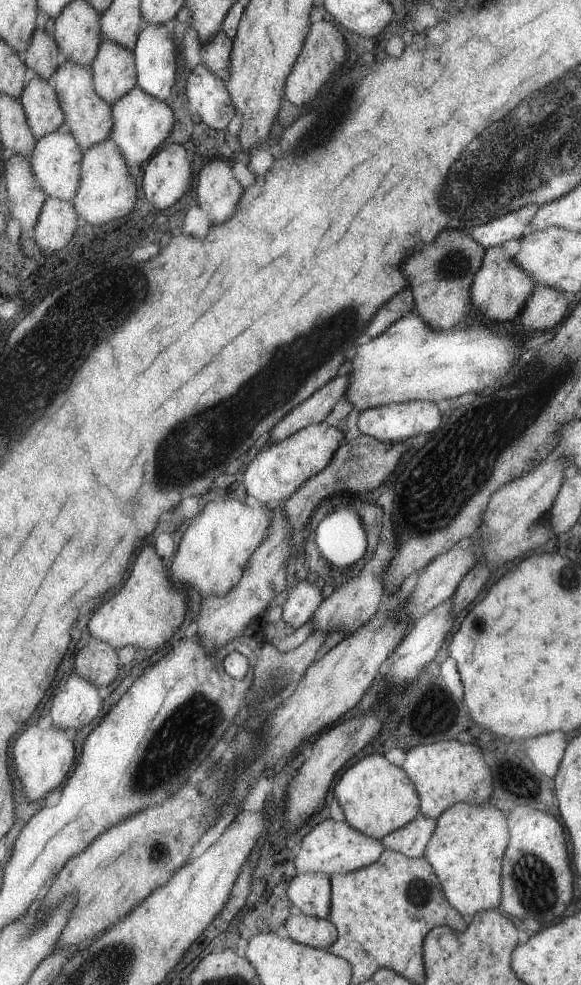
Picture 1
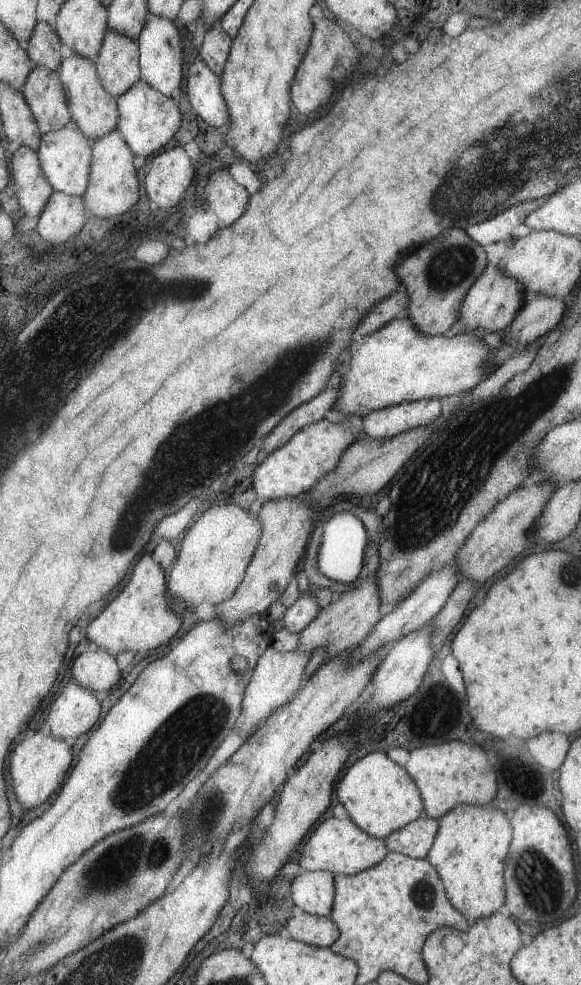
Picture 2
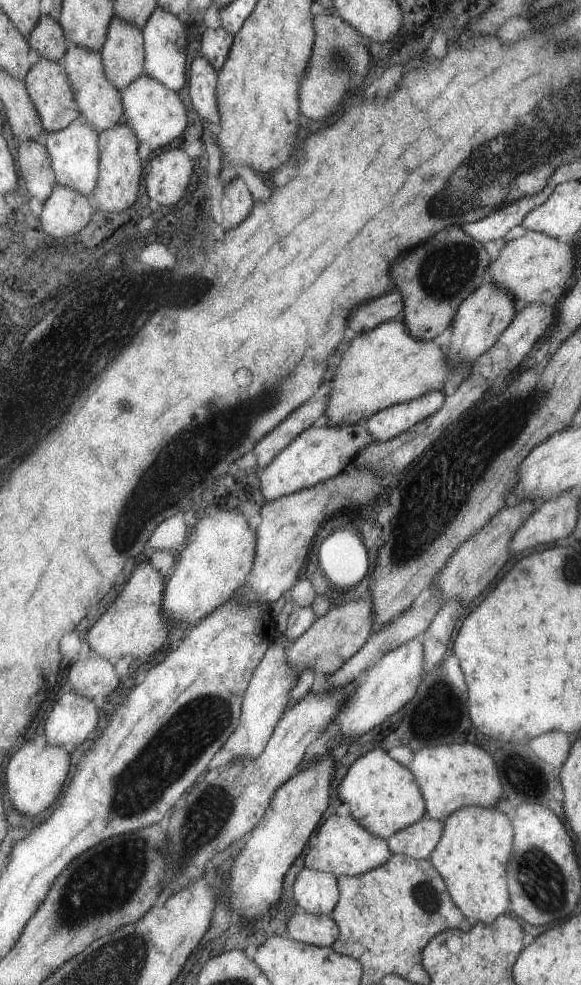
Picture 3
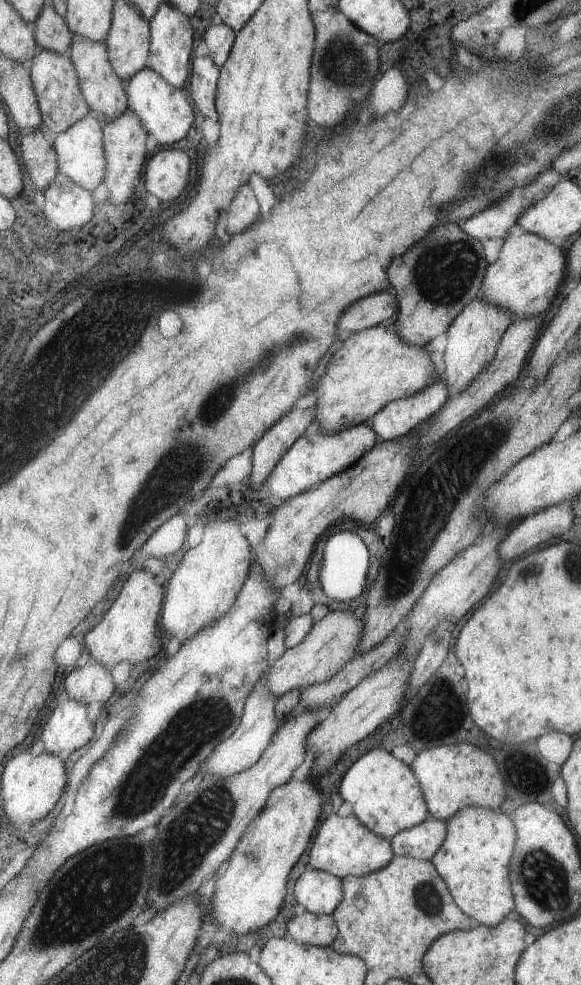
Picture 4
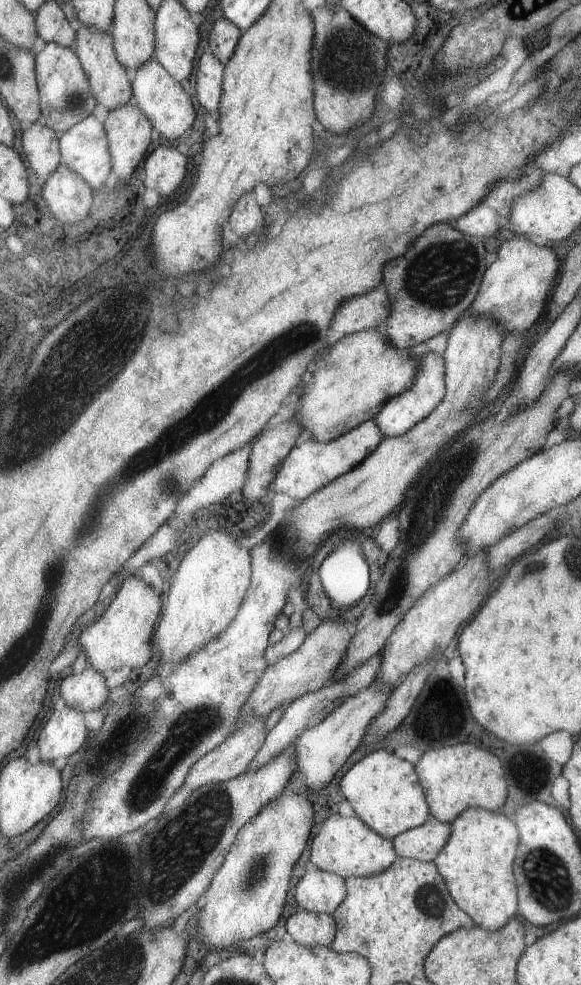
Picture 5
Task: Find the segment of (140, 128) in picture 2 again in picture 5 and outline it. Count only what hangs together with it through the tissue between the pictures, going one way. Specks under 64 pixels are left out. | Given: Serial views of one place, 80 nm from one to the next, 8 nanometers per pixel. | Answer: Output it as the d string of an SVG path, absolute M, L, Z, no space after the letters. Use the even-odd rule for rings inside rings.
M147 59L135 70L131 70L130 81L133 96L131 101L138 106L159 135L167 140L175 140L185 130L191 128L191 124L195 120L195 110L193 110L189 95L185 93L184 83L171 77L161 64L153 59Z

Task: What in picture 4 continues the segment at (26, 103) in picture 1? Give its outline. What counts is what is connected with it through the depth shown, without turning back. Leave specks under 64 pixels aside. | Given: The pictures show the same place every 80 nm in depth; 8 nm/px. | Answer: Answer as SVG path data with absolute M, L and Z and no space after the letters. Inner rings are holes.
M39 49L29 64L29 72L41 122L55 135L67 130L75 121L88 116L90 108L81 94L75 67L68 56L51 49Z

